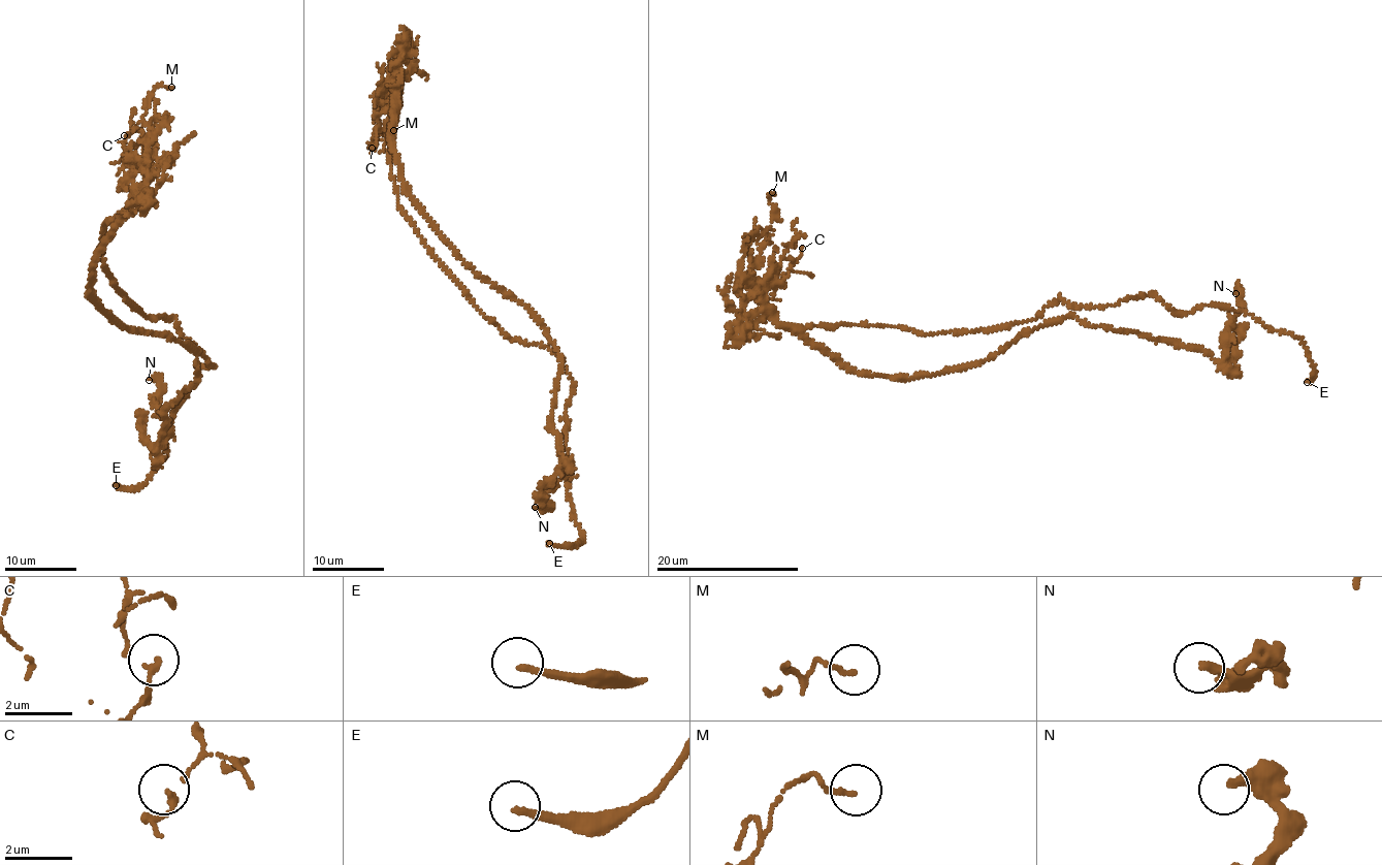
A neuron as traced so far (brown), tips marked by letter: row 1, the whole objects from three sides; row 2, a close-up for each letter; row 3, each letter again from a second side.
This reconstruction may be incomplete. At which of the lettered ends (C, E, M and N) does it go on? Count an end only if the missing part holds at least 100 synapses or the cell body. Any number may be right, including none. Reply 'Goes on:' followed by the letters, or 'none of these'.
Goes on: E

